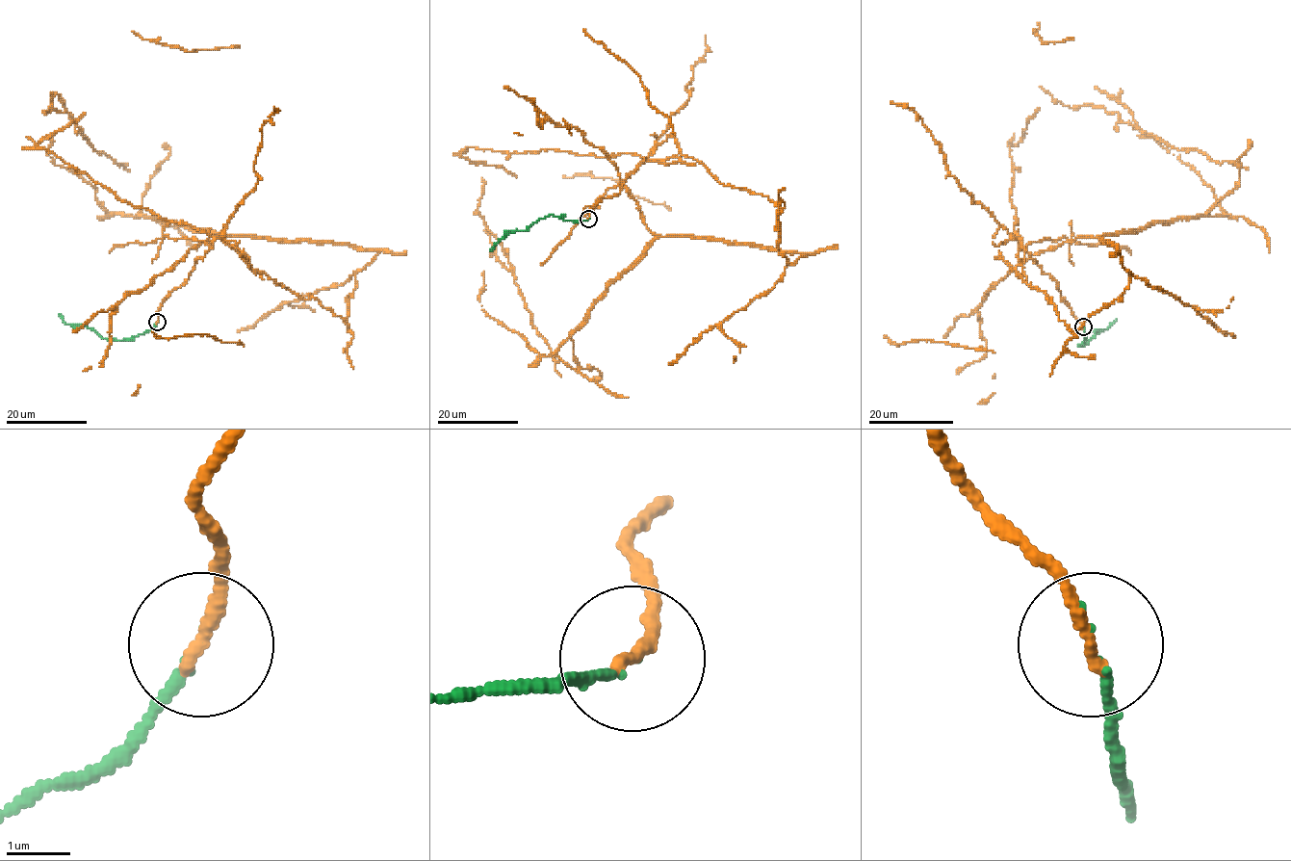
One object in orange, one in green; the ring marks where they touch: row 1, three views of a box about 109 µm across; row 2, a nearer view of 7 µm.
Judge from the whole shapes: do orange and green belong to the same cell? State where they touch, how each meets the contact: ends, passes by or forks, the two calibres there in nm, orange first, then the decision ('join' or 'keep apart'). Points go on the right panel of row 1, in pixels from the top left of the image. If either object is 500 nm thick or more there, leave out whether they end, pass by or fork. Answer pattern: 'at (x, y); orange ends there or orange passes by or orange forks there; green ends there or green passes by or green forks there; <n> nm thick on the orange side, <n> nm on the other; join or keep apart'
at (1083, 326); orange ends there; green ends there; 240 nm thick on the orange side, 110 nm on the other; keep apart

